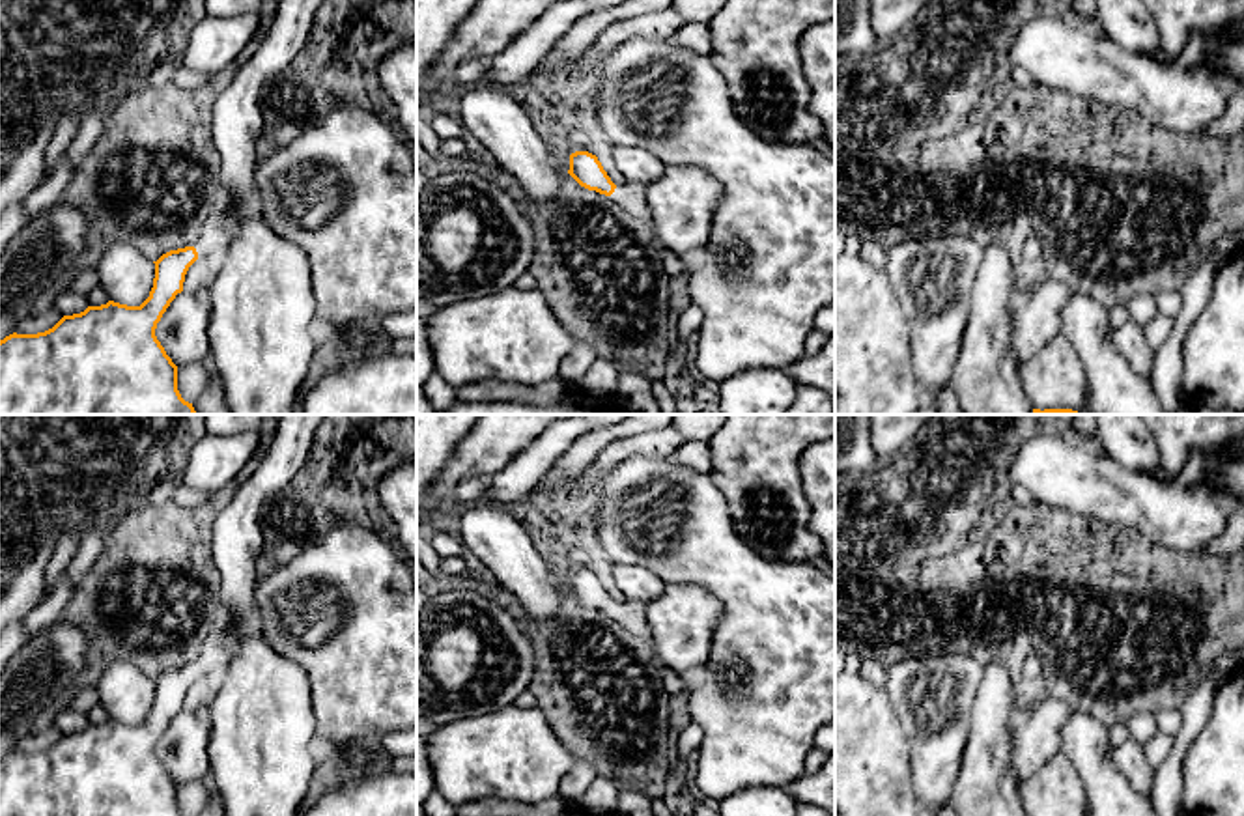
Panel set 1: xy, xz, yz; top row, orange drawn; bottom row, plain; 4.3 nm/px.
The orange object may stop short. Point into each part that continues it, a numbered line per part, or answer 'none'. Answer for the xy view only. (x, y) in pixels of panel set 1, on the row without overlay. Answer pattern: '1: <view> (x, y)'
1: xy (221, 645)

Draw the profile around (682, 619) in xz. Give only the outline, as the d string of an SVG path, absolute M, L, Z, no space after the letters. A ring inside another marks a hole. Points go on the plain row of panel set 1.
M665 583L663 592L644 603L650 646L656 659L682 674L702 665L712 654L721 603L704 588Z

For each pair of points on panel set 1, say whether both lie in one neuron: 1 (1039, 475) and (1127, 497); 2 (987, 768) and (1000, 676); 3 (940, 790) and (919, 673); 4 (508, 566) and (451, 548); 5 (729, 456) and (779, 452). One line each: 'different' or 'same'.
1: same
2: same
3: same
4: different
5: same

